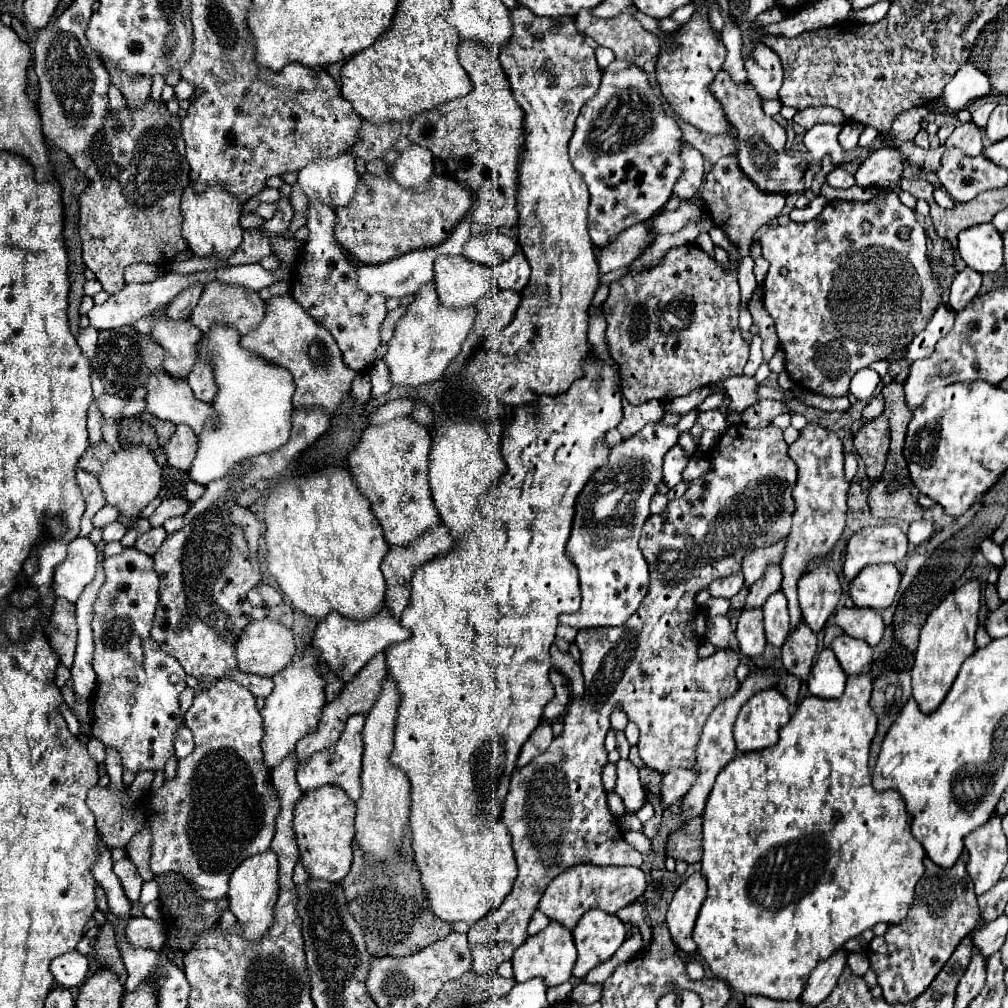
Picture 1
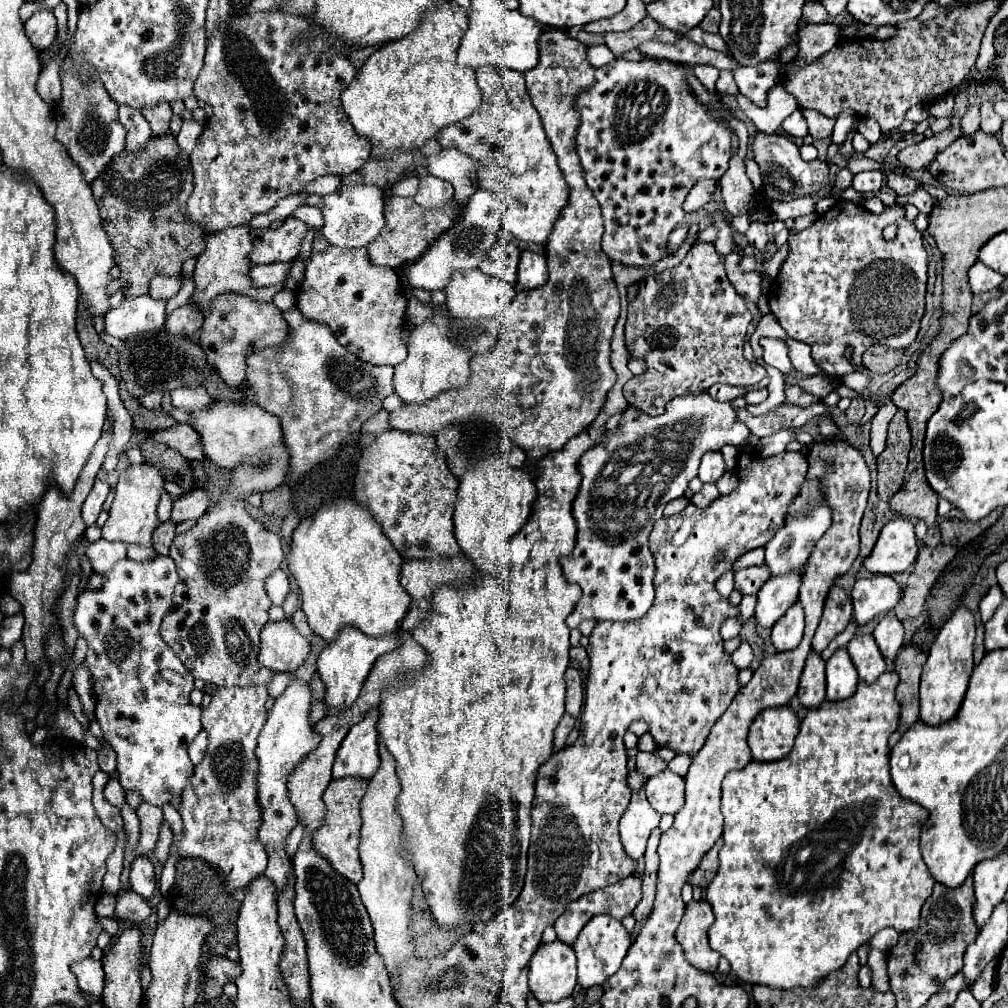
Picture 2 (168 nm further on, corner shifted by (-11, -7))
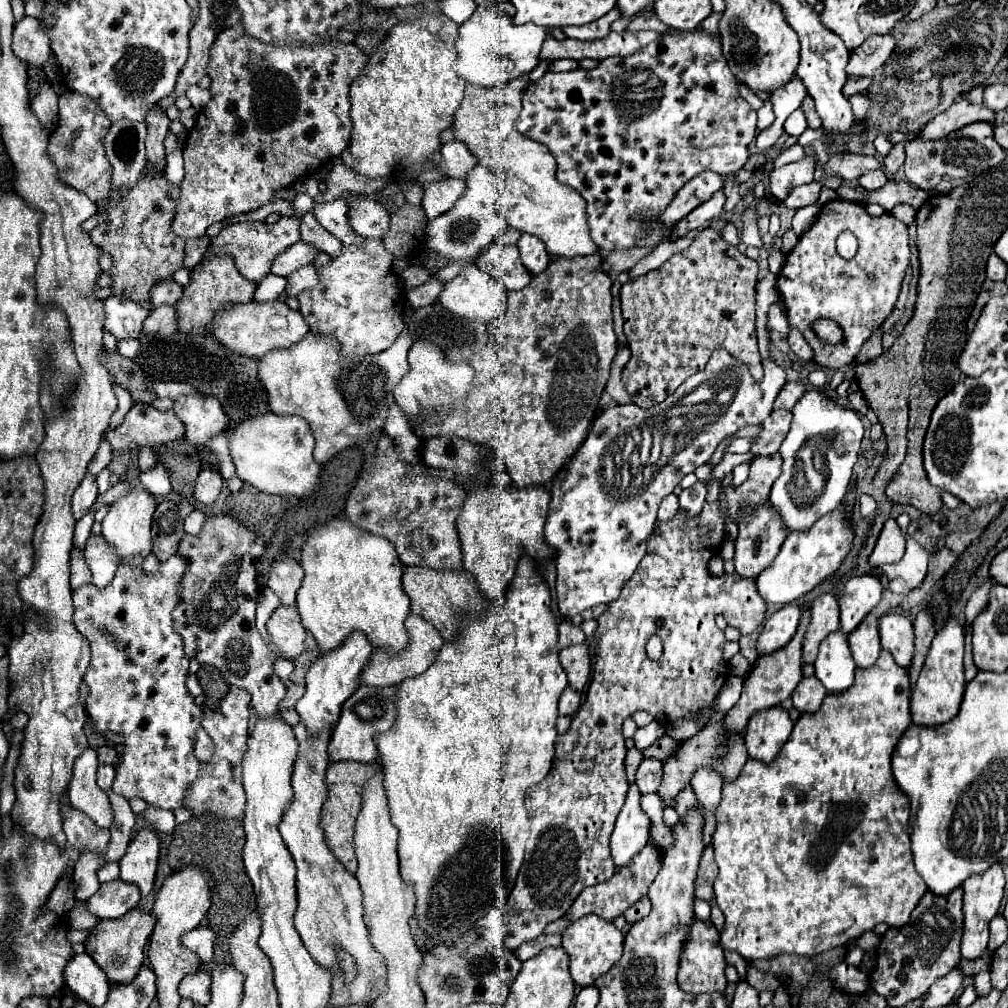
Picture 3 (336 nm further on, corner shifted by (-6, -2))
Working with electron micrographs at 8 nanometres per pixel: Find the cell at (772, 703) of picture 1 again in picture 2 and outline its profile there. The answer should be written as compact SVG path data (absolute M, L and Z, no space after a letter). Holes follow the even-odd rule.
M776 706L762 710L750 726L748 744L752 758L758 762L774 762L784 758L798 734L798 718L790 706Z

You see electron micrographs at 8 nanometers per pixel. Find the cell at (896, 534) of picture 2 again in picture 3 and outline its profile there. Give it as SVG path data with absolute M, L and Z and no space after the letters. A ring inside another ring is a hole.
M887 519L883 525L883 531L875 543L875 549L869 557L869 563L873 567L881 567L887 563L895 563L905 553L905 533L897 525L895 519Z

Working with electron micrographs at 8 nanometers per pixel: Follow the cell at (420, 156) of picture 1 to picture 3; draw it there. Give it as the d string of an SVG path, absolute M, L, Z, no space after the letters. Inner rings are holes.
M441 179L425 187L421 207L429 219L435 219L445 211L449 211L463 193L465 193L465 181Z

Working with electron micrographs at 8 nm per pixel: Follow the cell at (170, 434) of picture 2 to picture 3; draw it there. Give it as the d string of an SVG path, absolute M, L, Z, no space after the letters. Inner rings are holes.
M133 405L125 417L125 421L115 429L115 431L107 431L105 437L109 439L109 443L113 445L115 451L125 451L129 449L129 445L167 445L171 441L181 441L185 439L185 425L181 423L181 419L177 419L177 415L173 411L157 411L151 405Z

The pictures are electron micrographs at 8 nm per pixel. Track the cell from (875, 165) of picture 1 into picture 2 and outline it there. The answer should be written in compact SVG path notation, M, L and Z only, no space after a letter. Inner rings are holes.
M952 116L950 126L946 130L942 130L940 134L934 134L930 138L924 138L918 144L912 144L908 148L904 148L898 154L898 164L902 168L924 168L930 164L930 160L934 160L934 156L942 150L946 150L958 136L962 130L962 118L960 116Z

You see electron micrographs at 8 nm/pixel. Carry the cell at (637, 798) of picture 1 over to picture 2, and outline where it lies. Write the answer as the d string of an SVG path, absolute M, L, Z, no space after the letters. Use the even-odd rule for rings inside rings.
M644 790L634 792L620 820L622 846L632 860L640 860L644 856L648 836L658 826L658 822L660 822L660 814L654 812L654 808L650 808Z

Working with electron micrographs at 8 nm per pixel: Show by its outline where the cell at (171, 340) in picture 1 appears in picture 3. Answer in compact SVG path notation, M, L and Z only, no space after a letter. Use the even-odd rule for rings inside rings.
M181 395L175 399L173 411L187 427L187 441L199 449L229 425L229 417L213 395Z

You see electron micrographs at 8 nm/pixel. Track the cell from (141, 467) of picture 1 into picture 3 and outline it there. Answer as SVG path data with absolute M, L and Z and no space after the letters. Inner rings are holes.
M127 469L127 473L123 475L123 481L129 483L129 491L119 497L115 503L109 505L109 513L103 519L103 537L107 543L111 543L121 561L129 561L133 565L141 565L143 557L151 553L151 519L155 513L155 497L141 487L139 483L139 469Z

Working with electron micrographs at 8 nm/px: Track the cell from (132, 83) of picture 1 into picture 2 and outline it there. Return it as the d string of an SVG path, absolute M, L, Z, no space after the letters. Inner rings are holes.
M162 102L154 108L146 108L146 110L142 110L142 116L150 122L152 136L164 136L170 132L170 120L172 120L170 104Z

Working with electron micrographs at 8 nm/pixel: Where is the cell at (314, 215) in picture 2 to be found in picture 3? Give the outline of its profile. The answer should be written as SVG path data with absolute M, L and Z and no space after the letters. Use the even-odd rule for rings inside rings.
M335 199L331 203L315 201L313 215L329 233L339 237L343 245L361 241L359 235L353 235L353 231L349 231L349 227L345 227L345 201L341 201L341 199Z

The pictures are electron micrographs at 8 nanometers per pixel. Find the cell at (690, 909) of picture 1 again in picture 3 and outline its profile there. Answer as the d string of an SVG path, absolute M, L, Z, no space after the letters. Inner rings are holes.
M693 919L687 931L687 939L681 949L681 963L679 963L679 987L687 993L711 993L711 991L725 991L727 979L725 979L725 957L723 949L717 947L719 931L711 921Z

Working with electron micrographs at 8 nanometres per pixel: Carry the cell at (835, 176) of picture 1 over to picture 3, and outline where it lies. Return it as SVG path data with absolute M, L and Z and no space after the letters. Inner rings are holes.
M875 169L875 171L863 173L863 175L857 179L857 183L859 183L861 187L865 187L865 189L879 189L879 187L883 187L883 185L887 183L887 177L885 177L883 169Z

